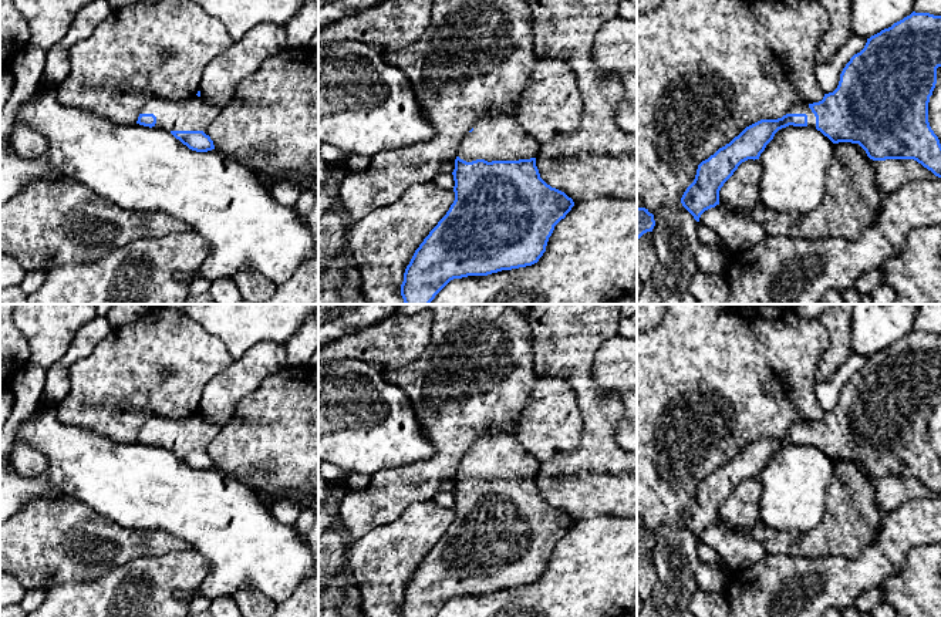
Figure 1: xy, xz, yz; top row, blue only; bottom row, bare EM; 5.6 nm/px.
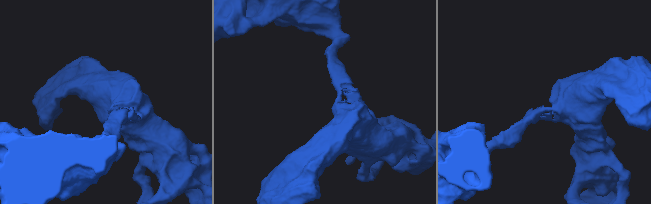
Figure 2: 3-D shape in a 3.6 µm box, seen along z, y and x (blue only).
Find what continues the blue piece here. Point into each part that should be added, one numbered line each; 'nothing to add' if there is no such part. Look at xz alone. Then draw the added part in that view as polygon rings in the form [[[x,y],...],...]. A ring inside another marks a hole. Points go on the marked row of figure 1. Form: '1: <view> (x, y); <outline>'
1: xz (495, 137); [[[485,114],[459,145],[456,156],[476,159],[519,161],[536,158],[539,144],[522,128],[516,117]]]

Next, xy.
1: xy (194, 114); [[[190,97],[188,100],[166,101],[149,100],[139,114],[154,114],[156,117],[155,128],[166,131],[203,131],[220,112],[220,108],[206,102],[202,97]]]

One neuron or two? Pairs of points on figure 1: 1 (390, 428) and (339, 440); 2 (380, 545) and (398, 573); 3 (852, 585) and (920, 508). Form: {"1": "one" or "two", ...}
{"1": "one", "2": "one", "3": "one"}

